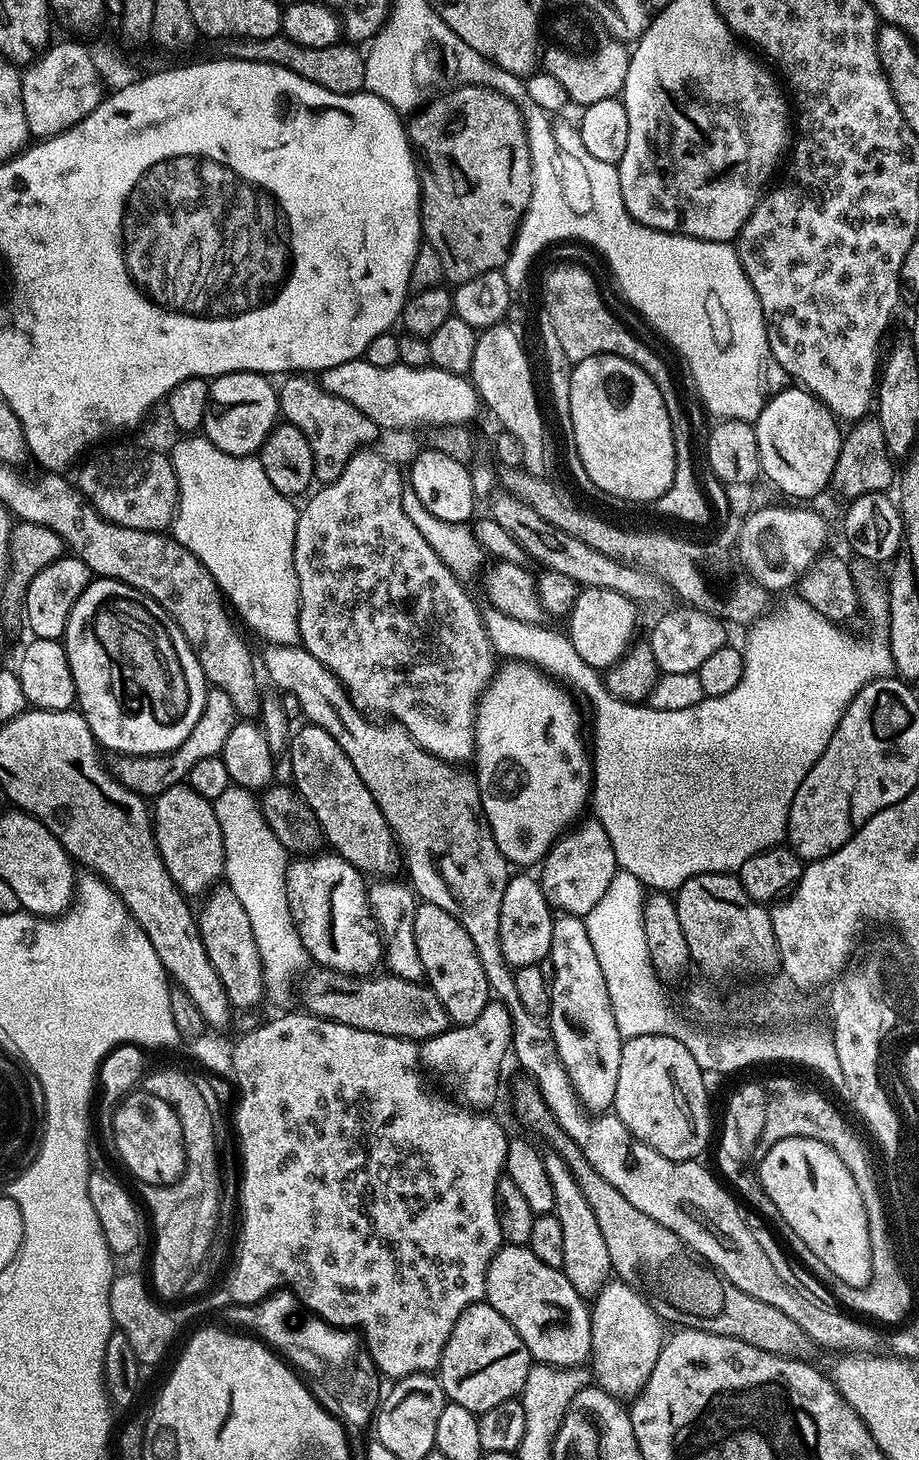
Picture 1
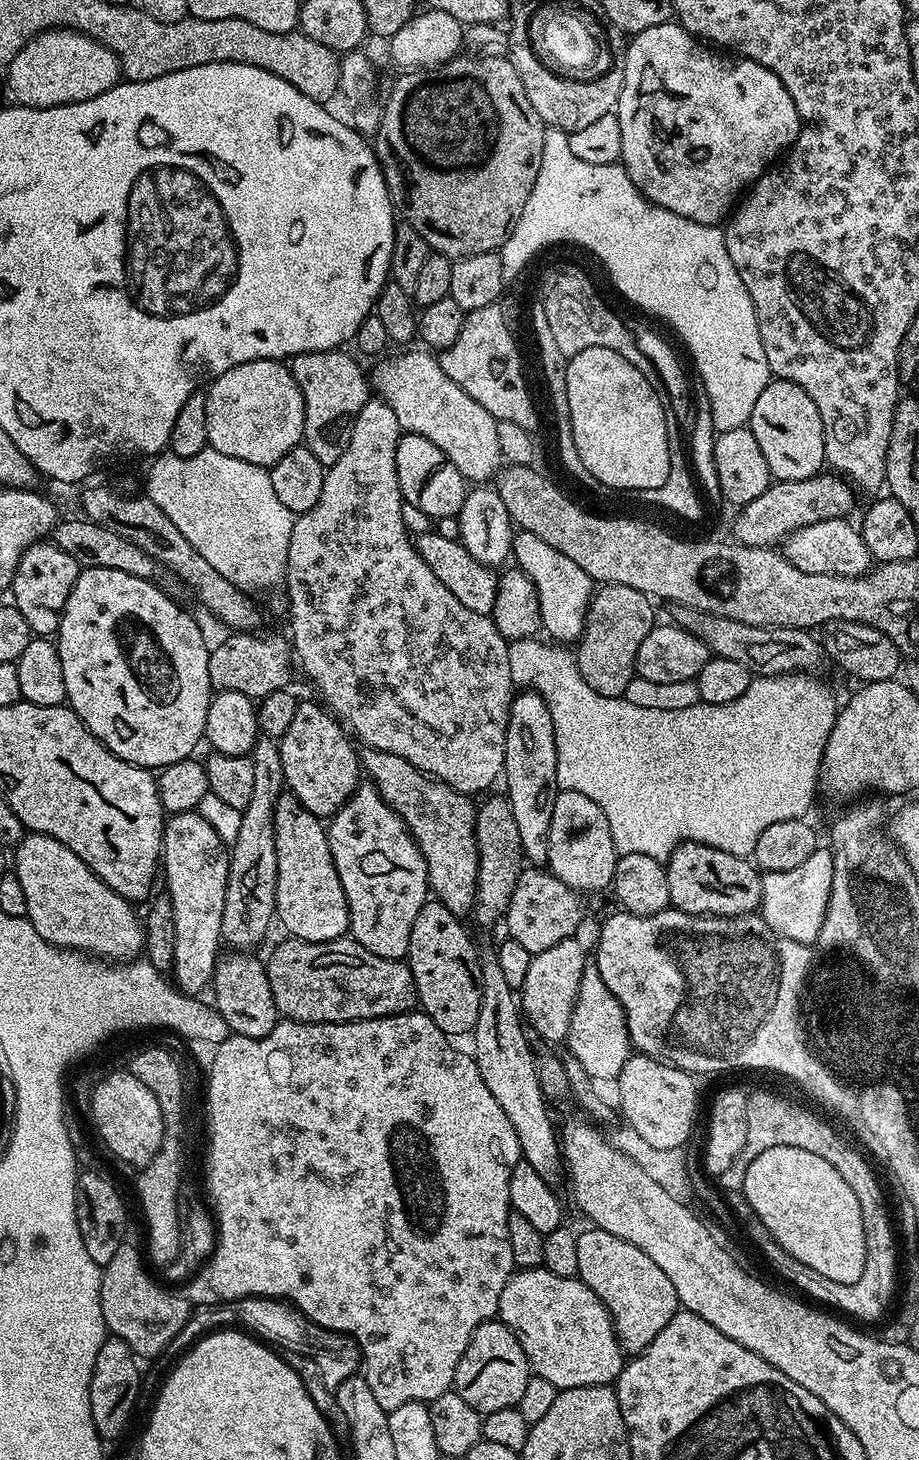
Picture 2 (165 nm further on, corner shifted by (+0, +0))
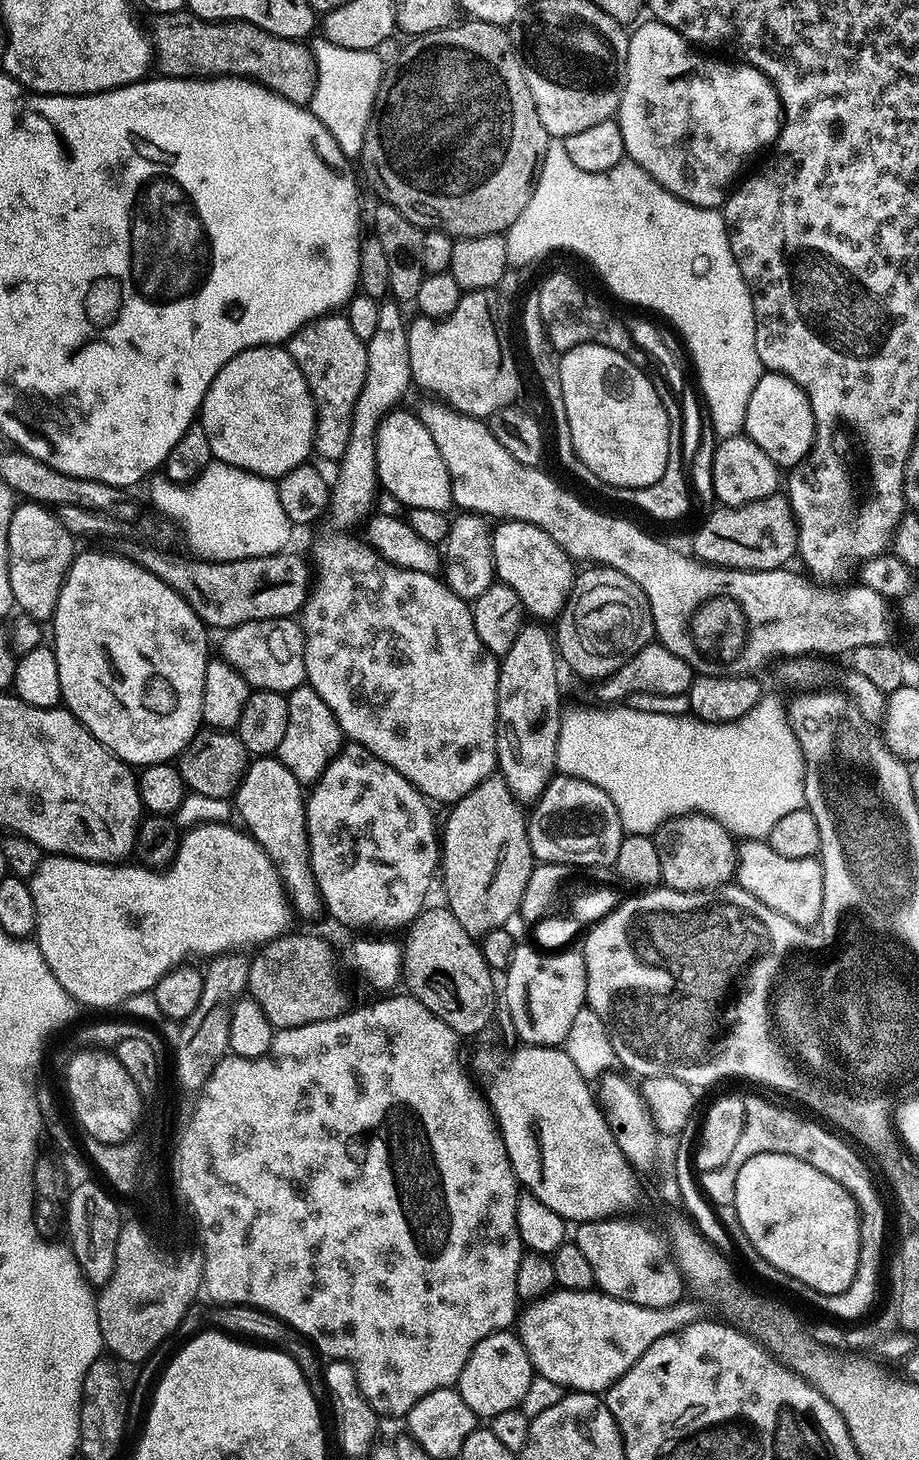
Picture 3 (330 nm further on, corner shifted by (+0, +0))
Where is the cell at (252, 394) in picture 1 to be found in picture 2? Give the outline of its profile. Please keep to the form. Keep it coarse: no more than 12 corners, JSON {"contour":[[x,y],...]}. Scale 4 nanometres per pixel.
{"contour":[[279,360],[206,388],[208,447],[261,466],[304,438],[304,403]]}

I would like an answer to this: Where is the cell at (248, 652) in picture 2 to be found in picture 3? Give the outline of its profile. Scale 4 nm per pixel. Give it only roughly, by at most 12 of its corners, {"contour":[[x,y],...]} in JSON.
{"contour":[[295,619],[227,629],[223,659],[249,689],[287,694],[305,683]]}

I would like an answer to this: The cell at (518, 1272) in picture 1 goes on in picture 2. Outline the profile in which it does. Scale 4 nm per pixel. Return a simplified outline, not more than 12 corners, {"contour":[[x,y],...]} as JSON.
{"contour":[[521,1268],[498,1319],[558,1390],[608,1386],[625,1353],[578,1278]]}

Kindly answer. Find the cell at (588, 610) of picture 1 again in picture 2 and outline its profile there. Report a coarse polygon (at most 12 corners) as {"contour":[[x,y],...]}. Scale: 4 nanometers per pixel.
{"contour":[[512,538],[553,641],[584,635],[594,581],[542,538]]}

